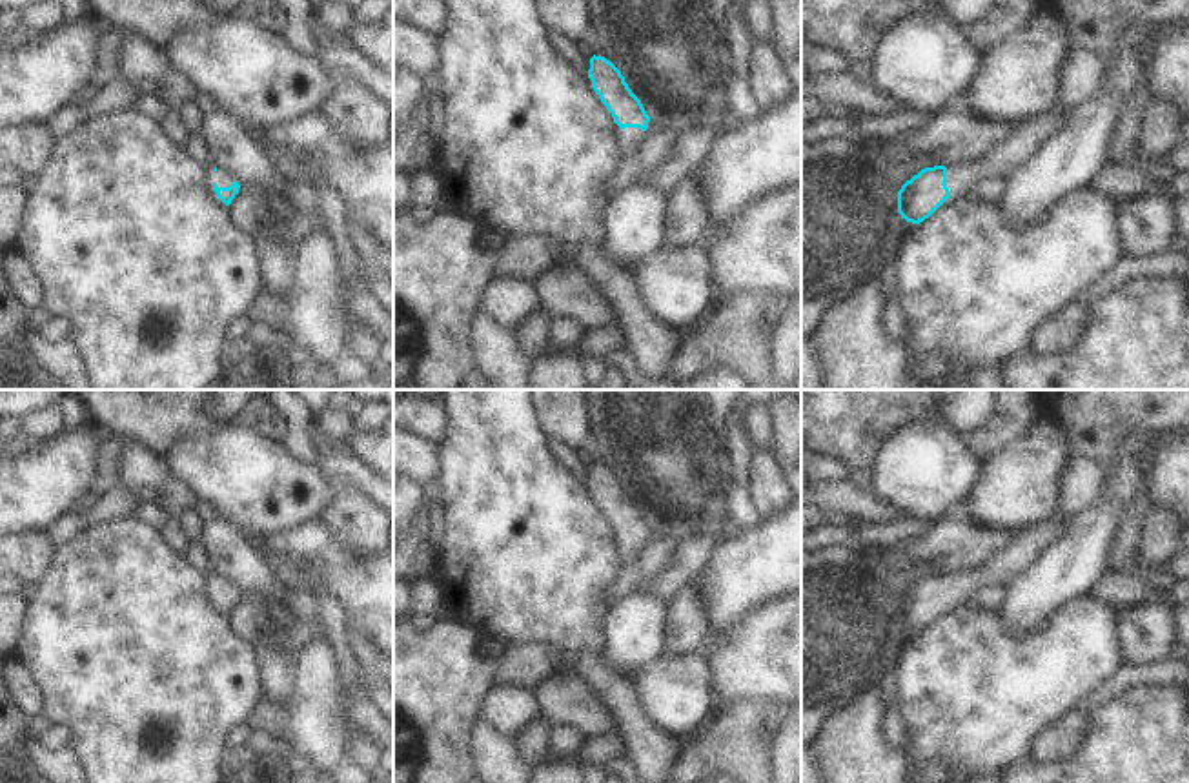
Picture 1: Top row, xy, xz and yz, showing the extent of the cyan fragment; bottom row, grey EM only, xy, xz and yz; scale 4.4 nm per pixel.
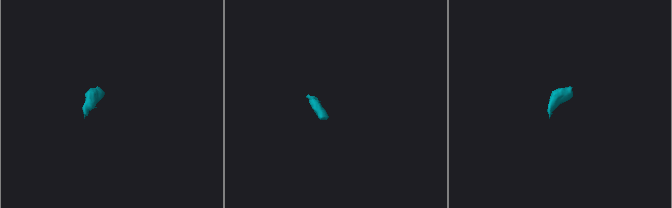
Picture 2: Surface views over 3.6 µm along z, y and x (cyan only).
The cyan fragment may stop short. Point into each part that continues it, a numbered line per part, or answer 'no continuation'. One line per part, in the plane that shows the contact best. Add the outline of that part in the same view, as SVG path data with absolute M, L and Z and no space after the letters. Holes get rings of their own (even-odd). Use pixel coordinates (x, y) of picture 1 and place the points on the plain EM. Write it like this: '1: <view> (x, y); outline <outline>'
1: xz (632, 547); outline M625 535L621 537L621 550L626 561L626 566L635 564L639 557L645 554L646 539L639 535Z

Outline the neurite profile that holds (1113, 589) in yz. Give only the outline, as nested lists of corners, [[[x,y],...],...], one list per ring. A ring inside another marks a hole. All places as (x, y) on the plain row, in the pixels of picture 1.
[[[1109,570],[1092,585],[1089,595],[1114,610],[1138,601],[1167,603],[1167,594],[1156,592],[1145,585],[1138,570],[1133,574],[1118,574]]]

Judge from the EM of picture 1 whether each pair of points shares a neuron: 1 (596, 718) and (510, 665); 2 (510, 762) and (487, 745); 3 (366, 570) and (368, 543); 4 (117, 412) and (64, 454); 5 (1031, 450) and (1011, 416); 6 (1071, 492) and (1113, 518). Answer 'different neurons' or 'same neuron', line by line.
1: different neurons
2: same neuron
3: different neurons
4: different neurons
5: different neurons
6: different neurons

